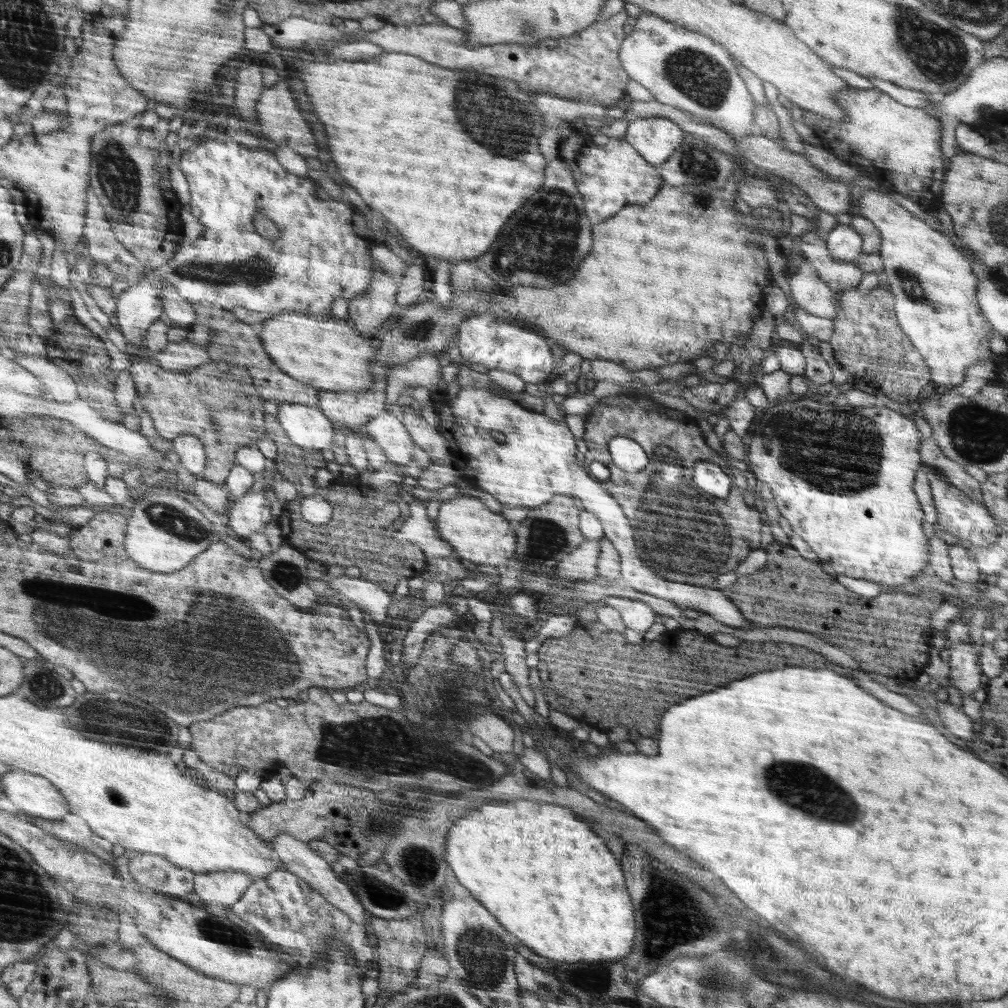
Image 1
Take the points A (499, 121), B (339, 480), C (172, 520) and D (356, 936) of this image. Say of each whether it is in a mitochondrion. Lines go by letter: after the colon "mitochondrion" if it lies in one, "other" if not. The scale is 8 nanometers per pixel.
A: mitochondrion
B: other
C: mitochondrion
D: other

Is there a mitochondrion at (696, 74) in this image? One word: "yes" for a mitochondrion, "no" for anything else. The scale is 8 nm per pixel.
yes

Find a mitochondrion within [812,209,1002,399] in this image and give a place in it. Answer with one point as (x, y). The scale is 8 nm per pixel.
(911, 287)

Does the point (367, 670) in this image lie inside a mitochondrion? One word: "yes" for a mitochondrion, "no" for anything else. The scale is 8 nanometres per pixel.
no

